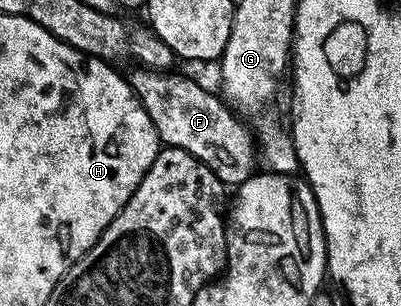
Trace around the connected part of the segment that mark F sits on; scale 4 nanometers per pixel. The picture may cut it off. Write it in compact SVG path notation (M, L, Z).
M135 67L132 70L132 73L126 74L127 82L131 84L131 90L137 95L141 107L145 107L149 119L153 121L159 140L164 146L189 151L189 155L205 163L205 167L209 167L209 171L213 171L213 175L217 175L217 179L221 179L225 187L238 187L253 176L257 169L255 166L255 161L257 165L256 134L252 130L250 133L239 122L241 120L234 110L217 93L215 95L207 91L193 78L182 77L181 74L175 73L176 71L160 71L146 67Z

